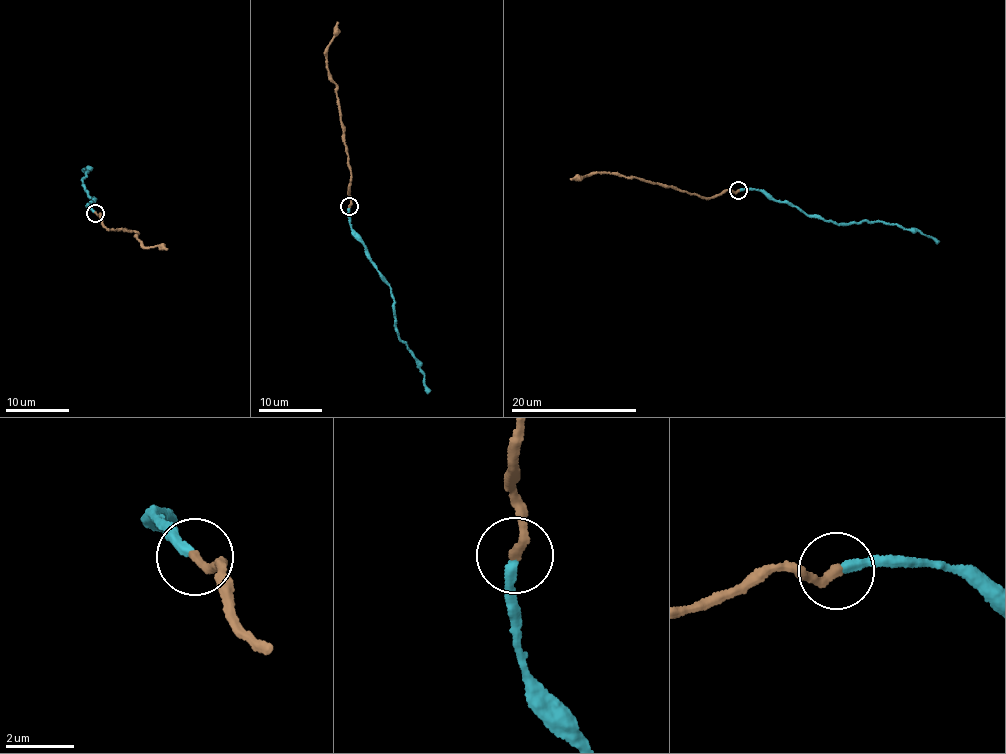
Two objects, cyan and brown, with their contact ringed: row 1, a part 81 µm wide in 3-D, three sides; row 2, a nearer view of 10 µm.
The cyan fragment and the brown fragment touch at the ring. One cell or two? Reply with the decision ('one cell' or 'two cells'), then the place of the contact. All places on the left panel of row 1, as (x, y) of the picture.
one cell; place (95, 213)

